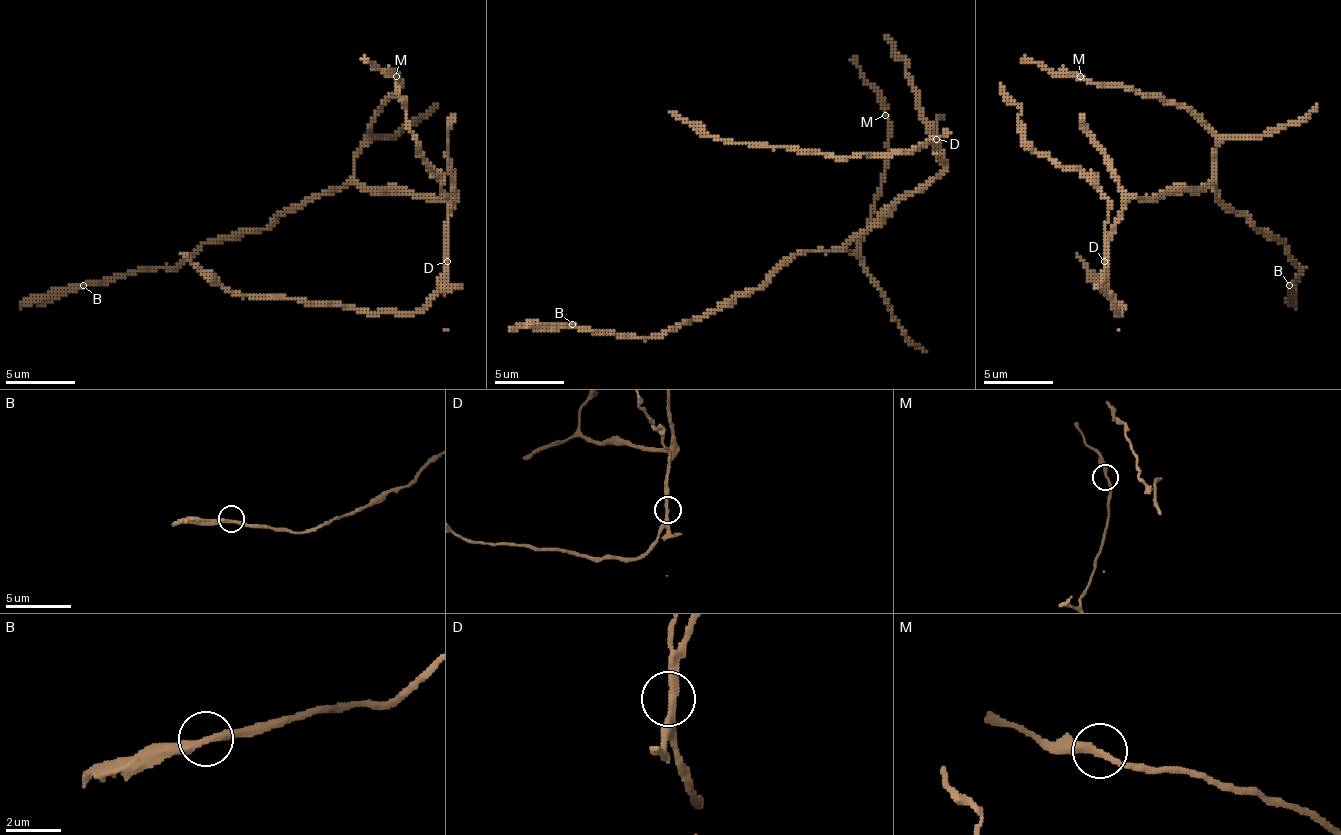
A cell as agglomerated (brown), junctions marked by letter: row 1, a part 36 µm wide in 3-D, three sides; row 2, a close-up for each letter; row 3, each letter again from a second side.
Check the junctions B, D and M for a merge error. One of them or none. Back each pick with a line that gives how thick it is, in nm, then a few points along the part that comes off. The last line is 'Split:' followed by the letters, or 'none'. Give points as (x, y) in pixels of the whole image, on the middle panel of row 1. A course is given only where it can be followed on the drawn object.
D: 280 nm | (937, 140), (937, 143), (919, 112), (919, 91), (885, 35)
Split: D

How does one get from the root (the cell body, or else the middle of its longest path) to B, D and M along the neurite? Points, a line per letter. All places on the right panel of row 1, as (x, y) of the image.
B: (1167, 194), (1202, 191), (1212, 184), (1226, 205), (1278, 240), (1289, 257), (1303, 267), (1289, 285)
D: (1167, 194), (1132, 198), (1126, 205), (1122, 219), (1115, 226), (1115, 233), (1108, 243), (1108, 257), (1105, 260)
M: (1167, 194), (1198, 191), (1212, 177), (1216, 139), (1185, 108), (1122, 87), (1098, 87), (1080, 76)

